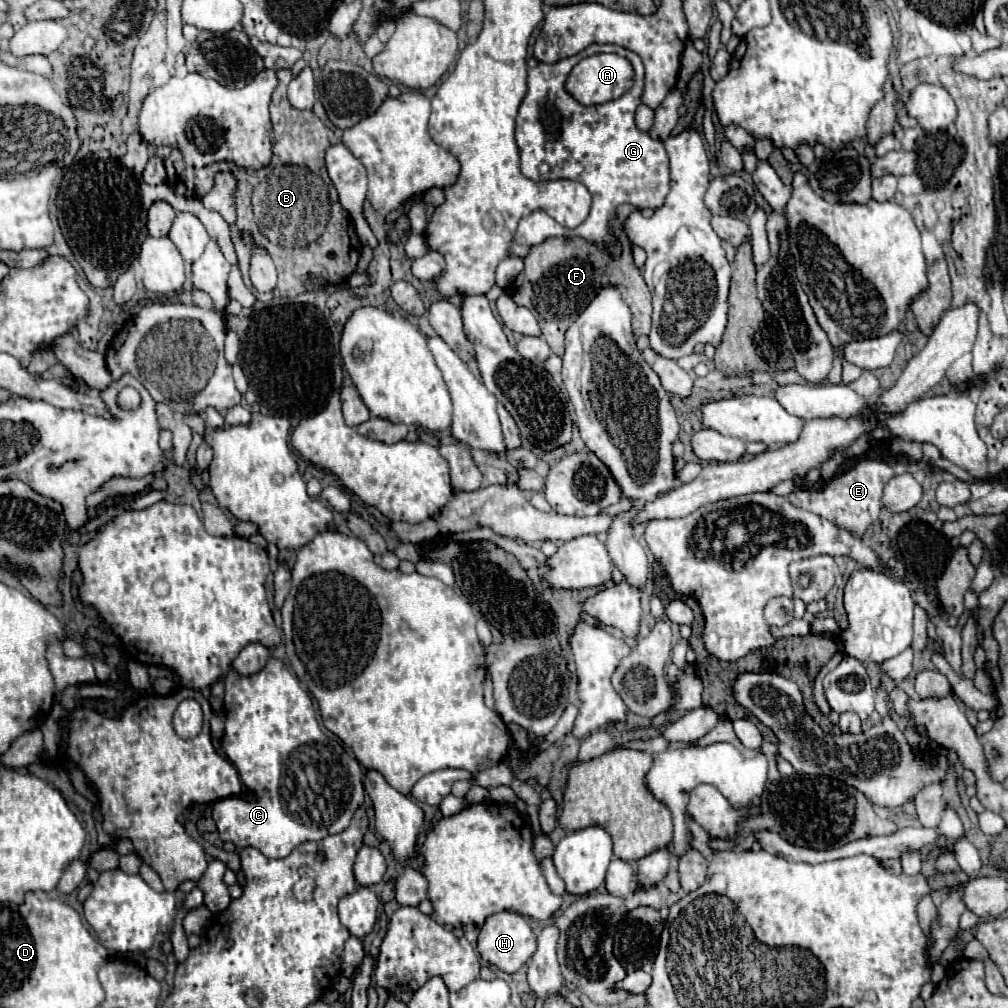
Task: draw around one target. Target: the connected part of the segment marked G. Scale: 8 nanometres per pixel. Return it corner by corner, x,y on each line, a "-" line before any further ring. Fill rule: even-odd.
589,45
579,55
571,55
567,59
561,59
559,63
539,63
537,67
527,71
527,93
525,93
519,113
517,113
517,133
515,133
515,141
517,141
517,147
521,153
521,171
531,181
549,181
549,179
579,181
589,189
589,193
593,197
593,205
591,205
587,219
575,229
567,229
567,227
559,225
545,211
533,211
531,215
527,215
525,219
519,221
517,233
511,243
511,255
525,257
533,245
543,243
549,237
575,237
577,235
577,237
583,237
585,241
597,245
599,249
609,251
613,257
619,257
621,243
611,229
611,219
615,217
615,209
621,203
633,203
639,209
645,209
645,207
659,209
665,203
665,197
669,191
669,157
665,153
663,141
649,137
647,131
641,131
635,125
635,109
639,107
641,95
643,95
643,77
645,77
645,71
643,71
643,63
641,63
639,55
625,47
619,47
619,45
-
595,53
617,53
617,55
627,57
635,69
635,85
633,85
633,89
629,89
623,97
619,97
615,101
587,107
587,105
581,105
579,101
575,101
571,93
567,93
565,81
567,81
567,75
571,73
571,69
581,59
595,55

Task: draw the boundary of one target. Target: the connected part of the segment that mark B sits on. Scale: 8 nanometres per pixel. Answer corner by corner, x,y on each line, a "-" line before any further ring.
289,69
277,71
277,77
279,77
279,85
273,93
273,103
271,103
271,121
273,121
273,133
275,133
273,163
267,165
265,169
259,169
259,171
249,171
249,169
231,167
231,165
223,167
223,169
219,165
205,167
197,177
195,193
191,197
201,199
215,185
215,175
219,171
231,171
235,175
235,179
239,179
239,183
235,187
237,207
243,207
243,211
251,213
253,227
257,227
257,233
253,235
253,239
257,245
265,247
275,261
275,267
279,273
275,297
295,297
299,293
313,289
313,283
305,281
305,275
309,275
309,273
319,275
321,283
325,283
325,281
327,283
341,283
341,281
349,279
357,267
357,259
361,255
363,245
355,233
351,217
347,213
343,217
343,207
337,199
337,191
335,191
335,187
327,175
327,169
325,169
325,151
337,143
333,131
327,129
323,125
323,121
319,121
315,117
313,111
299,111
289,105
289,101
287,101
287,83
291,81

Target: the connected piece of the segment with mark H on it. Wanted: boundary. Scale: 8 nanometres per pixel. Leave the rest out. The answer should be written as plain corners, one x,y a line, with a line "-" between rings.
503,911
503,913
491,915
485,921
485,925
479,933
479,943
477,943
477,951
479,951
481,959
487,961
489,965
495,965
497,969
501,969
505,973
519,971
519,967
525,965
533,957
535,949
537,949
537,941
533,937
533,931
531,931
527,919
513,911

